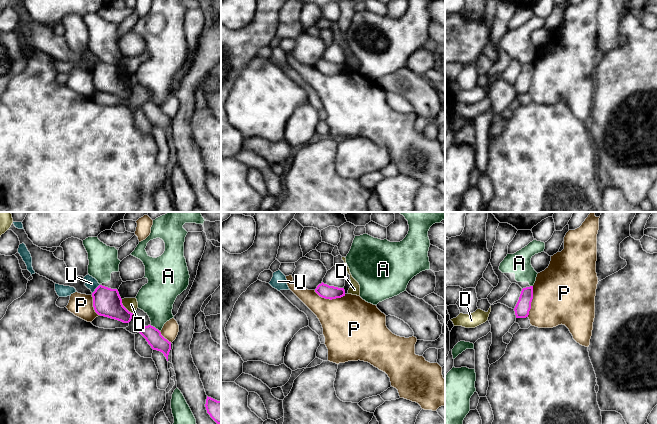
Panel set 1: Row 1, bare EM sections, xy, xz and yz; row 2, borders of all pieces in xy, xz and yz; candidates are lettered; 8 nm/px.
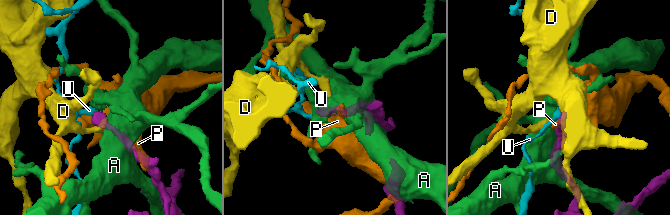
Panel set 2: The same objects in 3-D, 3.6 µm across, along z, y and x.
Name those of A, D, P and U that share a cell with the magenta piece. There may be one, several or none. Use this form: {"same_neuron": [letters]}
{"same_neuron": []}

